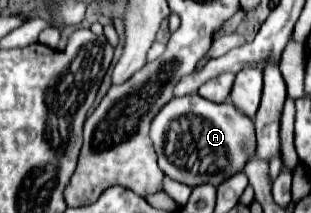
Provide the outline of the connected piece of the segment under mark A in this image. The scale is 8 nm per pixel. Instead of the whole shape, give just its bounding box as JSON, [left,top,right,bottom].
[150,94,256,188]

